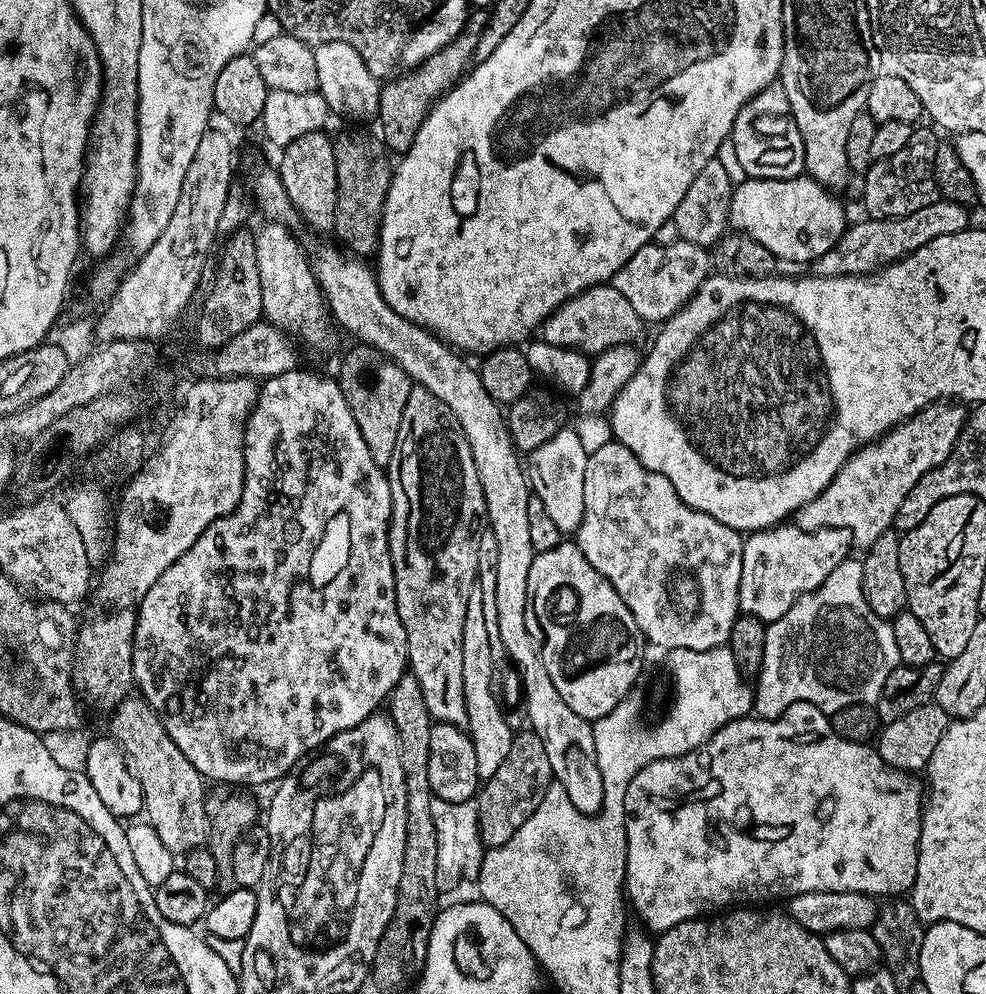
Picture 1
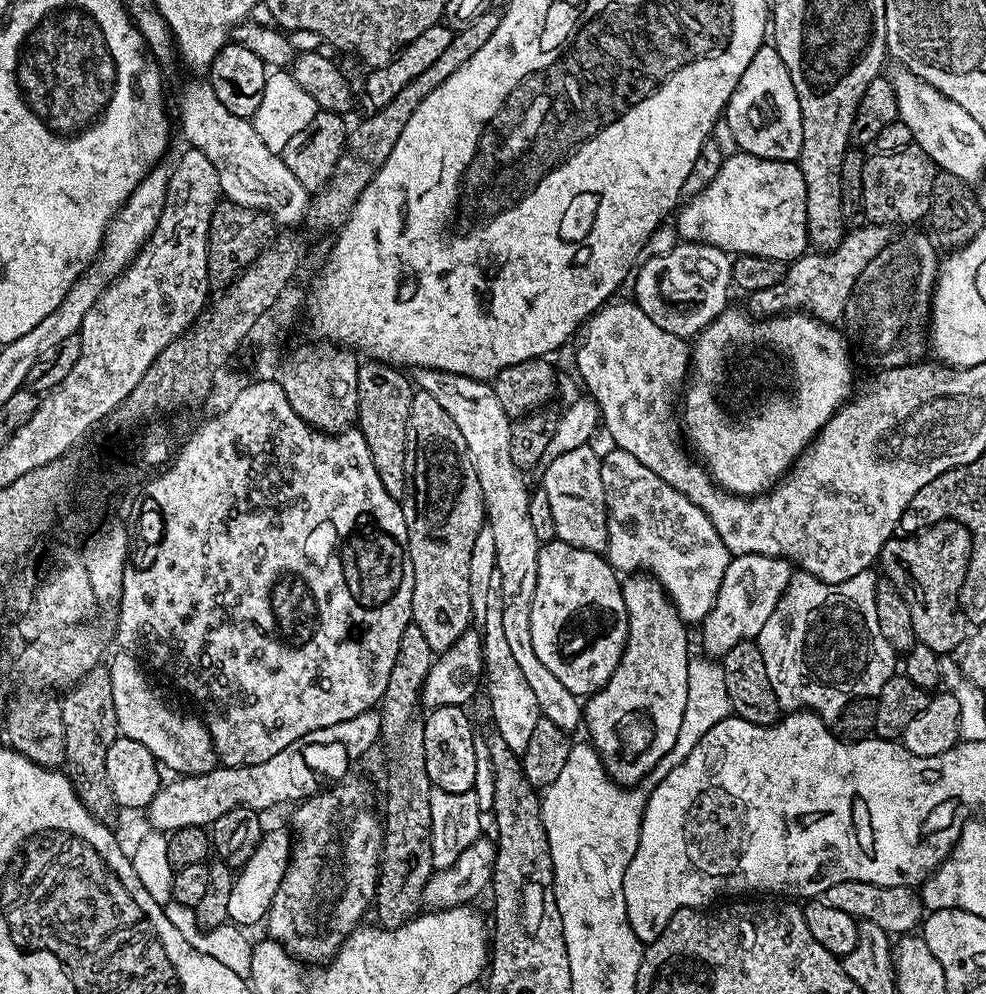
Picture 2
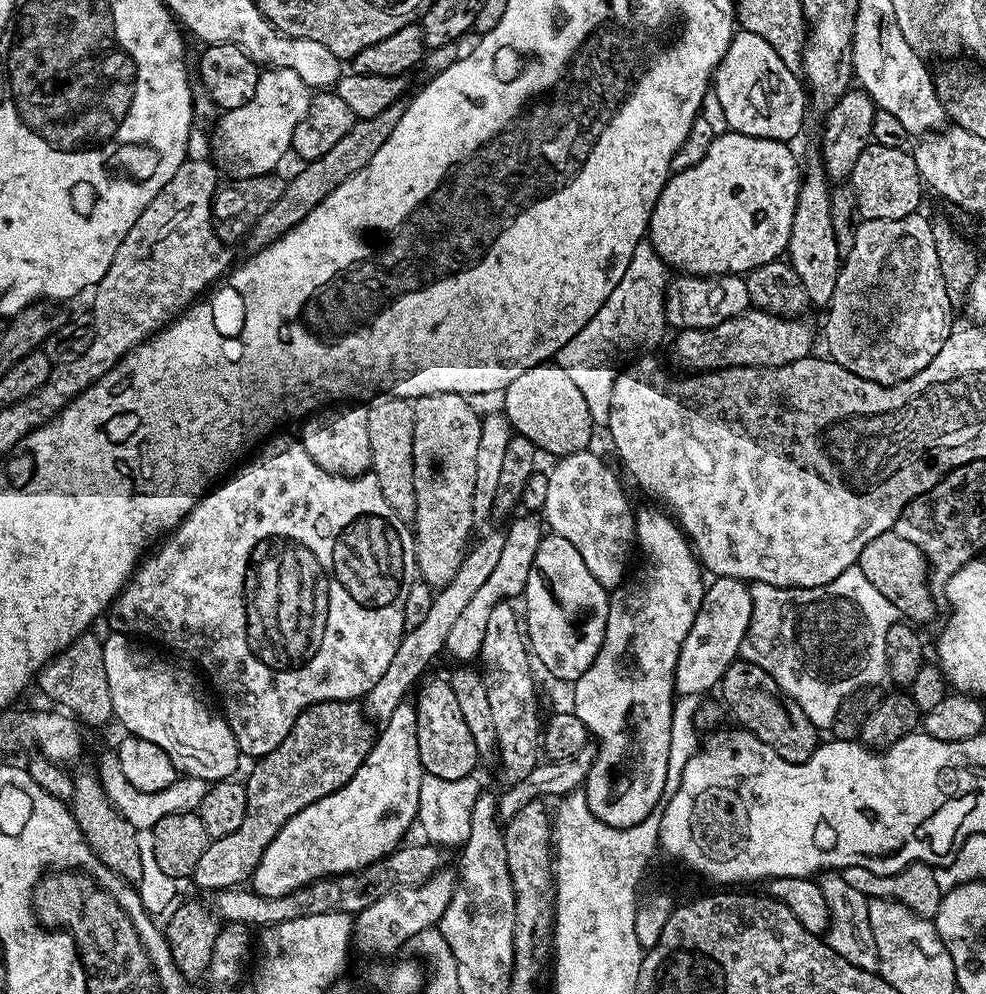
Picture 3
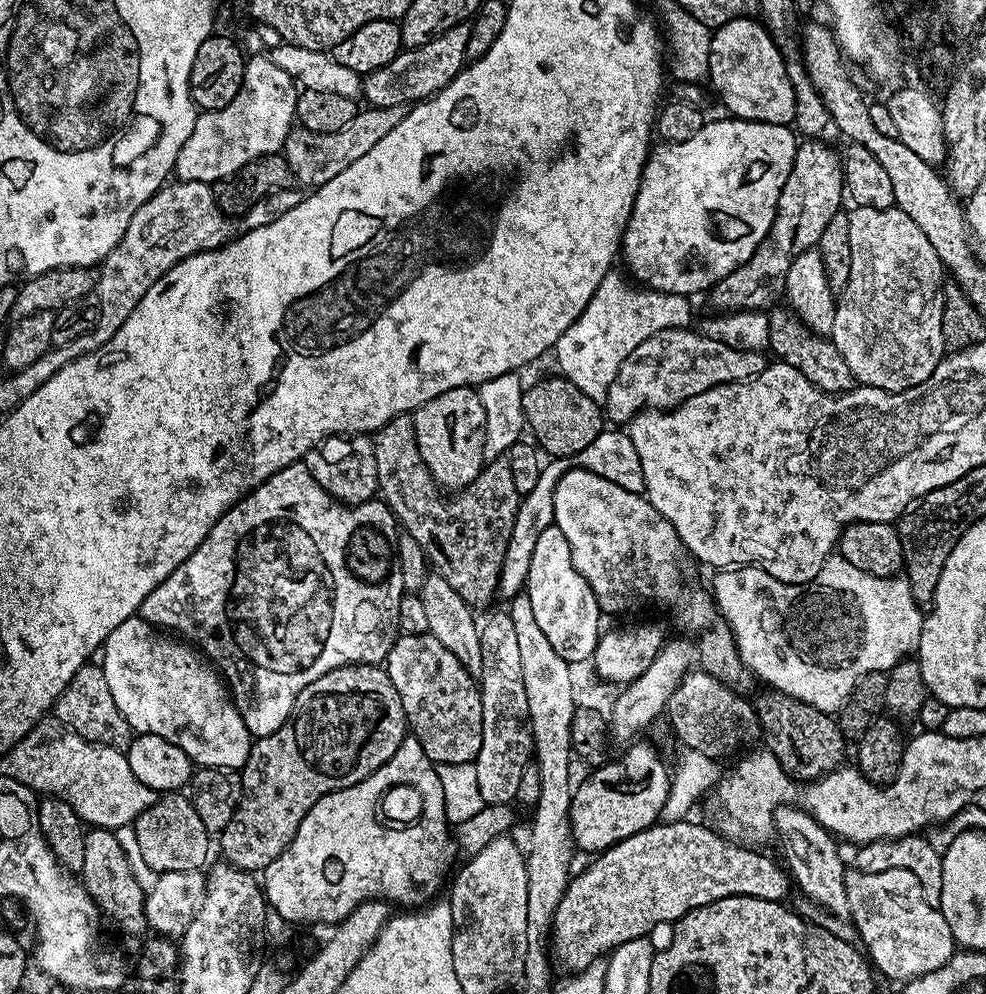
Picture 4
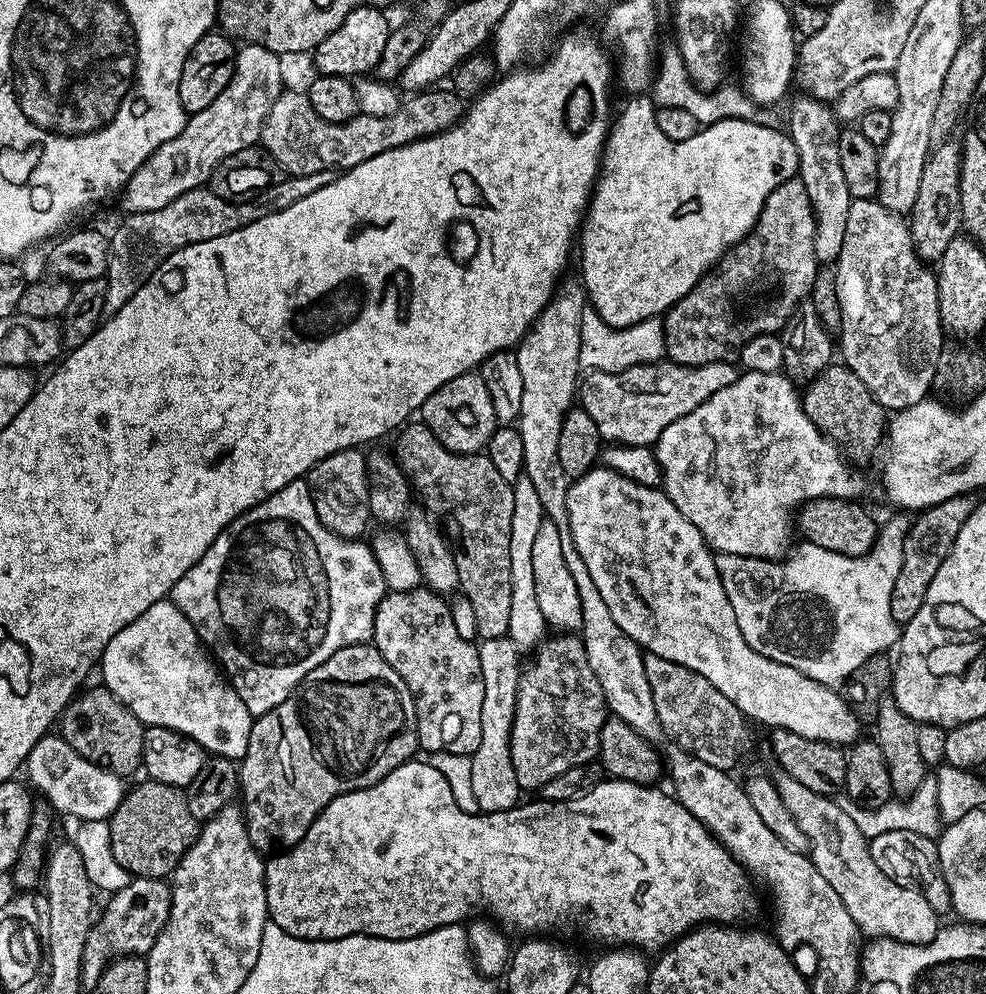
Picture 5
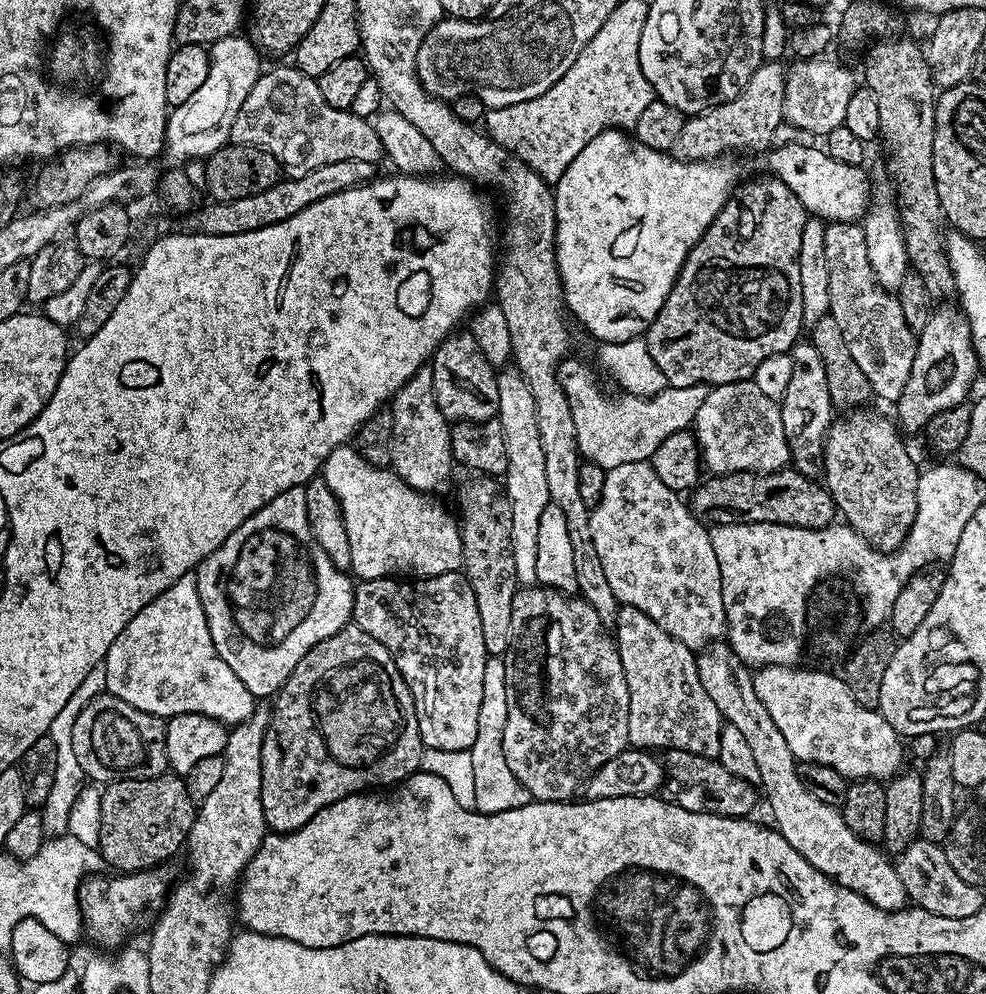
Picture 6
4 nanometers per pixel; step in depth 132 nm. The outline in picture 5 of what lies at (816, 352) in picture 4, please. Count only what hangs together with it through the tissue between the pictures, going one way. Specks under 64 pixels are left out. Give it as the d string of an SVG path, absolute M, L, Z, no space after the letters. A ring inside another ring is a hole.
M833 362L827 368L823 368L819 374L803 389L802 403L804 413L818 426L818 430L829 436L836 444L839 444L845 453L853 452L856 456L868 456L872 451L881 447L886 436L886 409L877 402L870 390L866 390L866 382L858 378L843 362Z

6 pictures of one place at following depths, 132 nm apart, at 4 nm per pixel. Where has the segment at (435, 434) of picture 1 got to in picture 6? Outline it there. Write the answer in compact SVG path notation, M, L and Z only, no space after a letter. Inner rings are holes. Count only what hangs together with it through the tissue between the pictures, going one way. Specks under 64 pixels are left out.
M468 330L453 331L443 343L436 347L430 361L432 385L438 402L438 410L449 422L473 424L490 420L498 410L497 369L486 360L478 342Z

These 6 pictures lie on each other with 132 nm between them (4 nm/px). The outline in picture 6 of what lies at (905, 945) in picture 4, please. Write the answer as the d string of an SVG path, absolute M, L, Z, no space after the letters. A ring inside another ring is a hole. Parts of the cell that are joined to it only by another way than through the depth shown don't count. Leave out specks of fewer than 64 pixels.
M724 642L709 644L697 655L696 665L698 678L702 678L706 694L710 694L710 702L718 706L721 717L727 723L738 726L750 745L750 751L754 753L754 763L760 775L759 787L763 799L764 796L768 799L768 808L776 819L776 831L786 838L786 842L790 842L790 846L794 846L794 850L798 850L798 854L802 854L802 858L806 858L806 862L810 862L810 866L814 866L814 870L826 874L832 883L854 890L863 900L869 900L882 910L891 913L901 911L909 899L902 886L902 878L898 878L896 873L895 863L877 845L867 844L858 838L854 830L846 826L840 808L814 798L814 794L802 786L802 778L798 778L796 756L790 754L790 746L786 746L782 730L774 726L774 718L770 718L758 694L754 694L753 673L749 665Z

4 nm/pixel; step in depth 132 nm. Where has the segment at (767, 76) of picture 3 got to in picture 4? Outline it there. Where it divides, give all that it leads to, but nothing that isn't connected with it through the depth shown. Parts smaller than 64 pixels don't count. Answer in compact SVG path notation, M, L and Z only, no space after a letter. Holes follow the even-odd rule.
M752 18L727 20L712 33L710 84L720 91L733 117L760 120L764 124L791 125L795 118L795 92L787 78L784 57L763 23Z

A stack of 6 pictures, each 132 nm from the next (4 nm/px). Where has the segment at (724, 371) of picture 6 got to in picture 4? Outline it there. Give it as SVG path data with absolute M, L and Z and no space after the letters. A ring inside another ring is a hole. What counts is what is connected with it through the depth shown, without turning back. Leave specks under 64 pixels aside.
M805 139L797 143L796 153L790 166L790 174L782 186L782 194L778 194L778 206L776 217L758 250L754 250L752 257L742 266L738 266L729 276L722 278L710 290L712 304L721 313L729 312L754 312L757 310L768 310L777 303L776 295L779 297L784 290L784 279L790 270L790 262L798 258L798 254L815 249L822 238L822 230L830 223L830 218L841 211L846 200L846 189L844 187L844 169L842 167L842 156L839 151L835 152L832 146L818 139Z

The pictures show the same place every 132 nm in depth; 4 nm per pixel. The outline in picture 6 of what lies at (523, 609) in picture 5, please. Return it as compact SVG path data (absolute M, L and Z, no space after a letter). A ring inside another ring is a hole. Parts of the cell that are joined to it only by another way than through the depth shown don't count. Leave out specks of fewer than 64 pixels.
M504 370L496 377L498 382L498 410L496 416L502 422L502 434L506 434L506 470L502 487L510 502L510 514L514 514L514 570L521 585L536 584L538 566L538 525L542 510L550 502L546 486L546 454L542 454L542 440L538 438L538 418L533 395L523 374Z

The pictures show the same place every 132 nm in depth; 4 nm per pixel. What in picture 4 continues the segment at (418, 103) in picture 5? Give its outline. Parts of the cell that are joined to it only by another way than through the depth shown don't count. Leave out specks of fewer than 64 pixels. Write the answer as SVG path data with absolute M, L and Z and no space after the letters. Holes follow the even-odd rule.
M368 106L365 109L365 112L364 109L357 111L356 117L347 128L330 134L311 132L299 126L293 127L284 143L282 155L301 185L304 183L312 184L308 186L319 186L330 182L330 178L334 178L334 174L342 174L342 170L346 170L346 166L358 162L358 158L362 158L362 154L368 153L377 142L382 142L382 138L386 138L386 134L390 134L390 130L394 130L394 126L398 126L398 122L402 122L406 113L404 108Z

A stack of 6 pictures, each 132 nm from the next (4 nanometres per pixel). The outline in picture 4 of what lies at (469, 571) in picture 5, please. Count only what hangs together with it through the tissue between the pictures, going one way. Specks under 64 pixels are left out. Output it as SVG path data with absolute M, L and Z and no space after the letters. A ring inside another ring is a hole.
M405 414L396 416L390 422L386 422L386 426L382 426L380 431L374 436L374 462L378 462L378 492L385 504L392 509L397 521L402 525L403 531L407 535L414 538L414 542L418 542L418 546L422 546L422 550L428 556L428 563L442 578L446 579L450 586L454 588L473 610L484 608L492 599L497 599L498 589L500 586L500 575L502 574L502 562L506 558L506 546L510 546L510 530L514 530L514 518L518 514L518 506L521 502L521 496L518 490L514 490L513 471L510 470L510 462L507 455L494 458L493 461L485 463L484 468L478 474L478 478L474 478L474 482L470 482L466 487L459 489L455 494L448 494L442 491L436 479L430 474L430 470L426 466L426 462L422 462L422 454L418 450L418 442L414 434L414 422L411 415Z

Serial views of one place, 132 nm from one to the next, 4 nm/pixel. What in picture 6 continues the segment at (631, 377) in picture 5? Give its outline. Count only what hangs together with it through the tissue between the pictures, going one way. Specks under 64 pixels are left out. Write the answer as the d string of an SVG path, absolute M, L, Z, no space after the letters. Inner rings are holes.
M568 358L560 365L558 379L562 394L570 406L576 431L576 450L585 461L604 469L622 466L626 462L651 461L658 446L676 431L693 427L698 406L706 402L709 385L695 384L685 388L663 388L657 396L619 394L611 400L600 389L596 376L580 360Z

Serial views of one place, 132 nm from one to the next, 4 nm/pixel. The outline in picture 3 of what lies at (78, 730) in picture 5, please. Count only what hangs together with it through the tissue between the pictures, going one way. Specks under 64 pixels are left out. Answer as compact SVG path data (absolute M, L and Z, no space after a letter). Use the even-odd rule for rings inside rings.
M93 634L79 636L66 650L62 650L46 665L38 677L38 685L53 700L53 705L63 706L77 721L83 725L90 724L100 728L103 724L113 723L112 699L110 698L110 682L106 682L106 658L101 637Z

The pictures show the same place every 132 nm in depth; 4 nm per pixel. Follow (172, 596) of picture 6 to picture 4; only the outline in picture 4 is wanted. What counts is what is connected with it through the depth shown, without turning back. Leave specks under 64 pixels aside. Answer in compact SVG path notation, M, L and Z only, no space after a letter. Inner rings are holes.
M137 614L126 618L126 622L106 638L103 656L102 667L110 694L133 733L158 734L158 738L174 742L174 746L191 758L193 765L201 768L243 768L254 743L253 737L248 735L246 722L242 722L242 714L236 709L219 671L191 643L157 628L155 624L148 624Z

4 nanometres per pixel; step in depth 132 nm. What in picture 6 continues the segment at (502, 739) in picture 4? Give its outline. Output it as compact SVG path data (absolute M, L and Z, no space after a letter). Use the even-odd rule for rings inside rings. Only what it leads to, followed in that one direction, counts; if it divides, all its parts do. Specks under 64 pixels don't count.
M489 656L482 677L482 707L478 709L478 738L470 750L470 763L474 765L475 811L498 814L526 806L530 802L528 791L514 778L514 770L506 766L506 754L502 750L502 734L506 730L506 666L499 656Z

